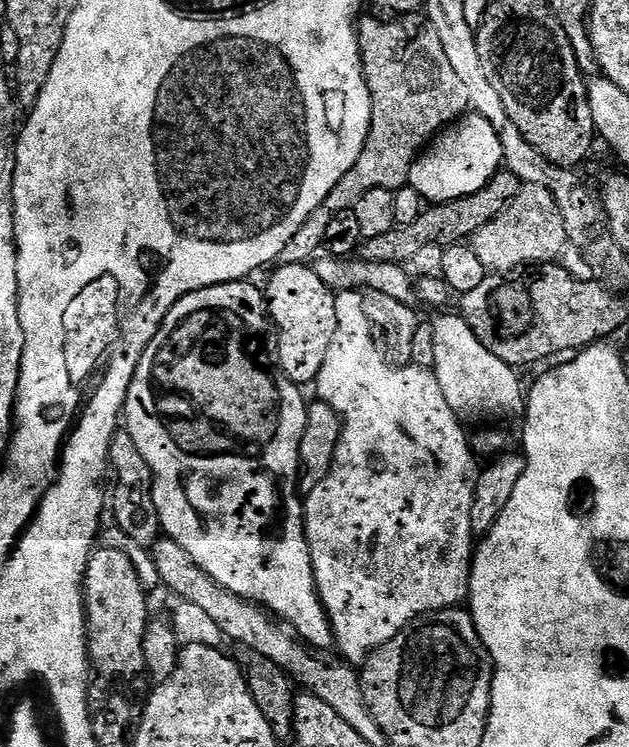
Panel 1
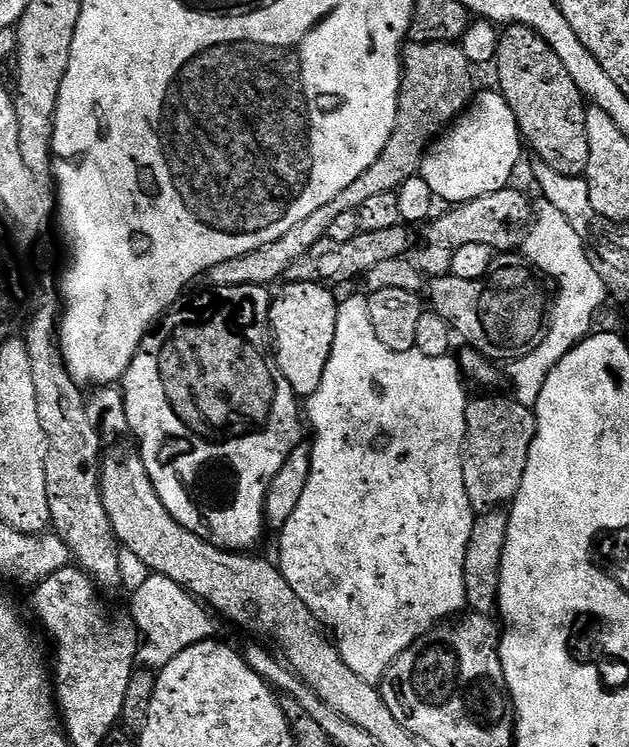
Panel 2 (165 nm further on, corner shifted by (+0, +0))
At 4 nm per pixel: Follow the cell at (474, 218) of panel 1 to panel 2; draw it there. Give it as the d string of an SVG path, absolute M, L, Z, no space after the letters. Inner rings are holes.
M401 226L390 230L360 231L354 238L350 238L350 242L334 242L327 238L319 240L310 246L310 250L306 250L306 254L302 254L302 258L298 258L298 262L294 262L294 266L290 266L290 270L286 270L284 280L290 284L314 282L325 286L337 286L347 280L359 281L381 262L409 255L407 231L407 227Z

